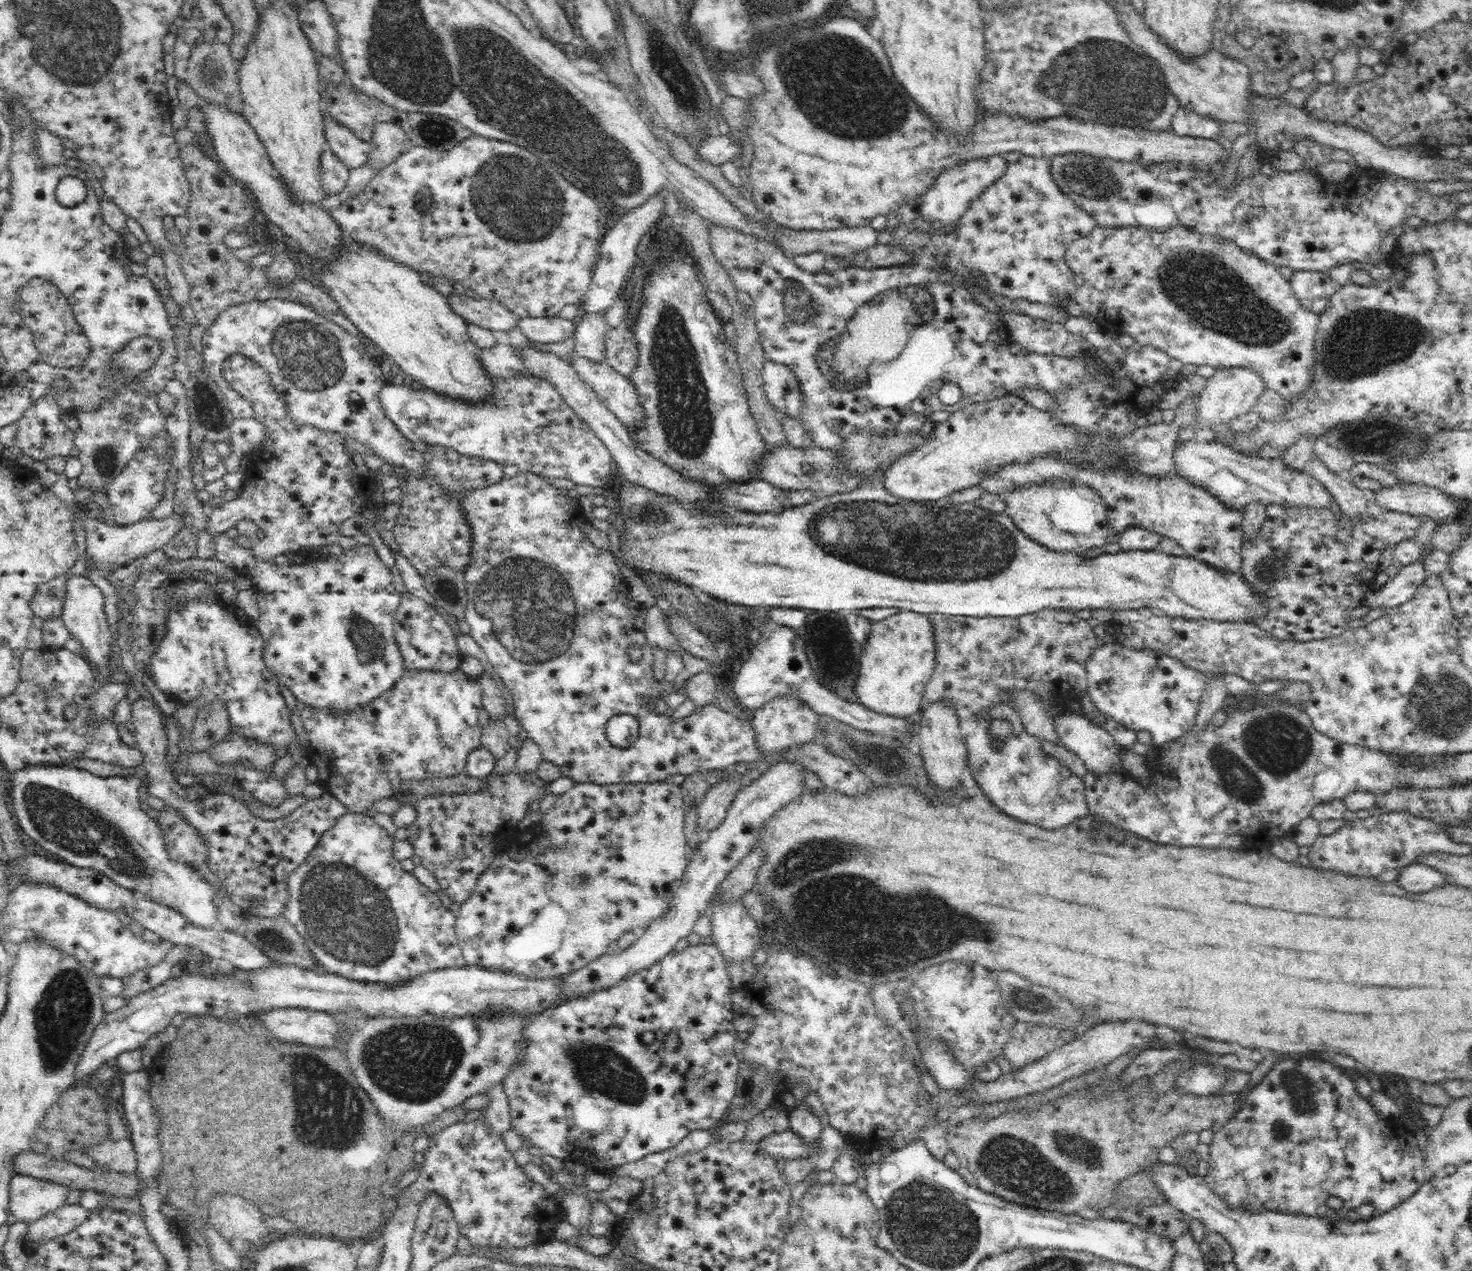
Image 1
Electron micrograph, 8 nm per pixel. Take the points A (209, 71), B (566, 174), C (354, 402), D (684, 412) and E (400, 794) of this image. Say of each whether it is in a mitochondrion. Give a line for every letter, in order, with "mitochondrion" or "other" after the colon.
A: mitochondrion
B: mitochondrion
C: mitochondrion
D: mitochondrion
E: other

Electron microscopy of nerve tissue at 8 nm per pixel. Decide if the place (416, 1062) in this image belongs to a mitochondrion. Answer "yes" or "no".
yes

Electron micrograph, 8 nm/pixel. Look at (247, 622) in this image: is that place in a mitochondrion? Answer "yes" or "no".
no

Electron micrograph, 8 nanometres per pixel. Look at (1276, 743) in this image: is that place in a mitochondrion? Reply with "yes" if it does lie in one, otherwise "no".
yes

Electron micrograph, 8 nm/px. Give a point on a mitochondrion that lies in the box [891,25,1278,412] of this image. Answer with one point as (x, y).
(1102, 75)

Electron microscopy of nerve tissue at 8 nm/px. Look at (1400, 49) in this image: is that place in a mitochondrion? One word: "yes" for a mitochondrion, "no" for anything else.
no

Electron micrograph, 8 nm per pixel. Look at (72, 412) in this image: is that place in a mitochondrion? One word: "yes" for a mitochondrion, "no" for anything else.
no

